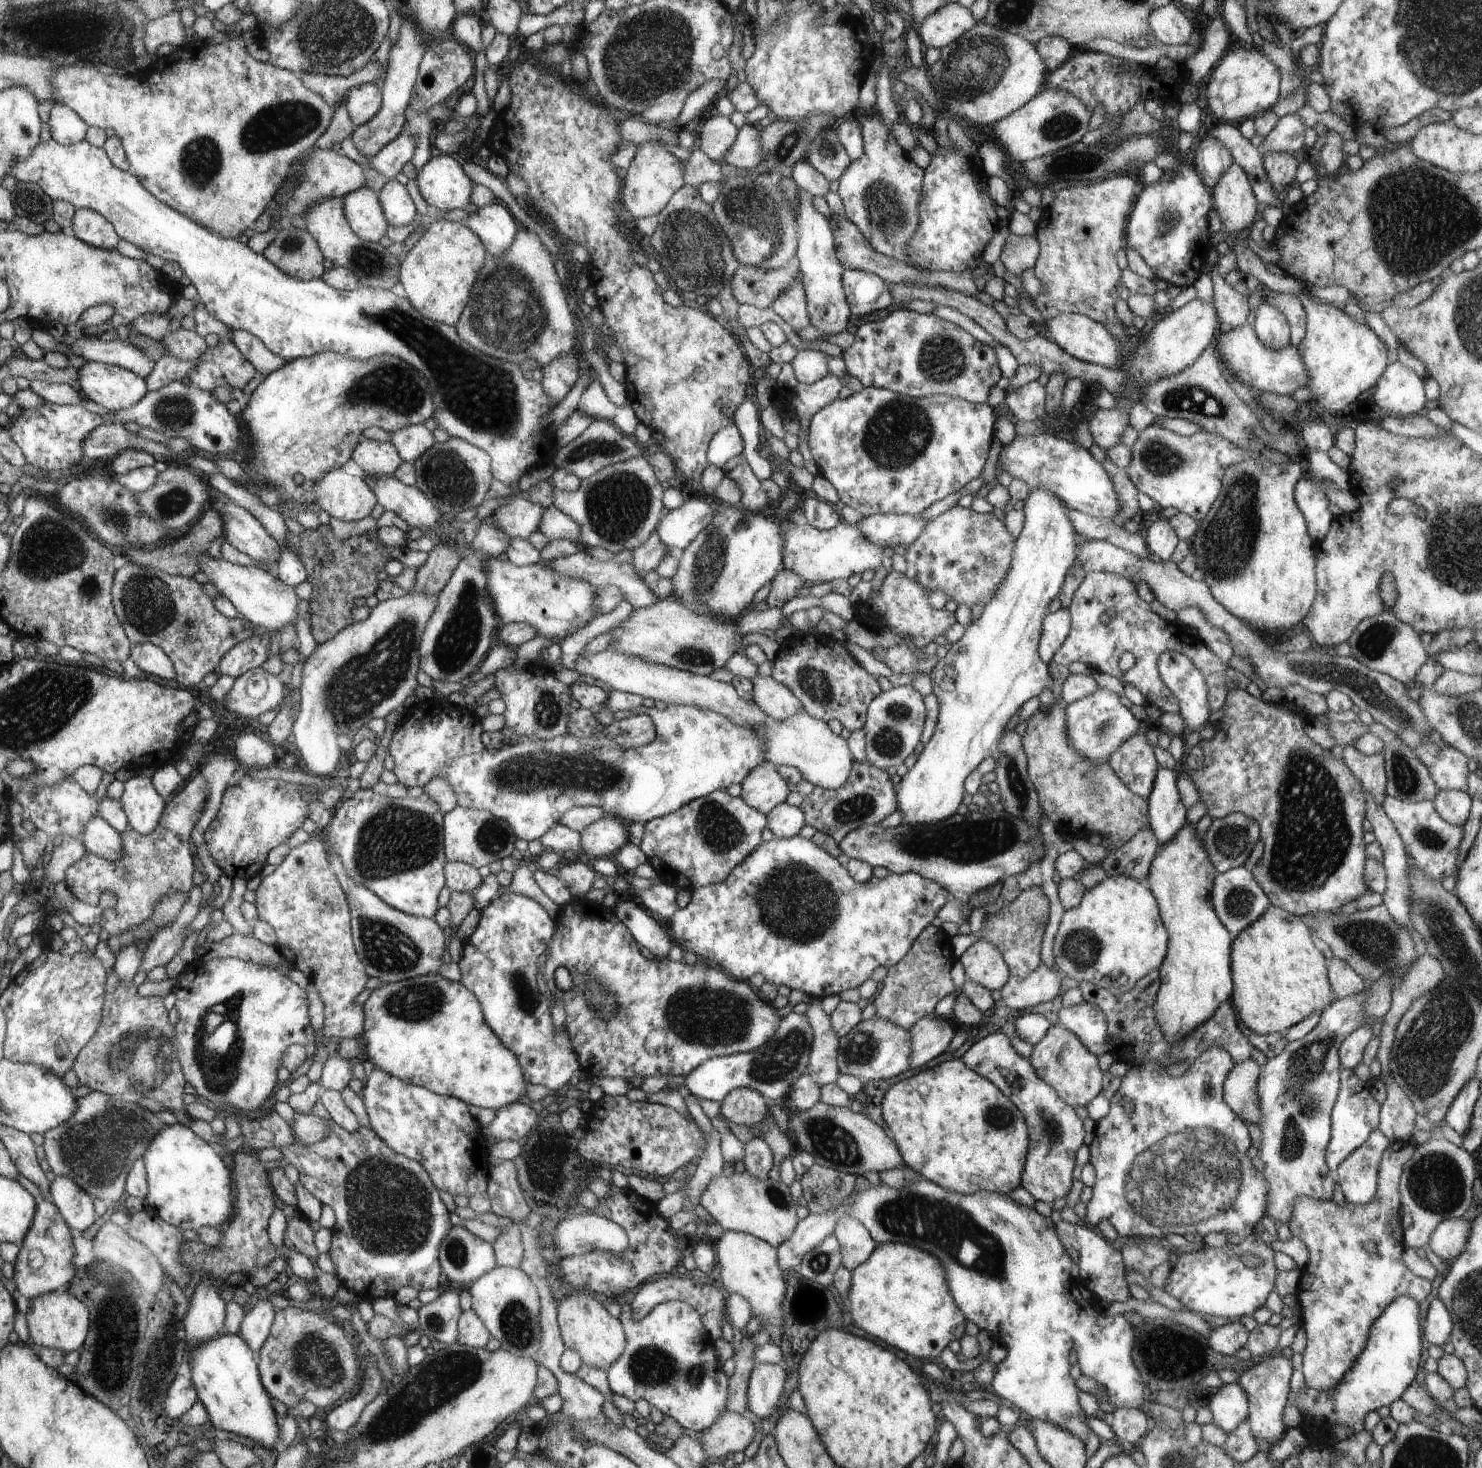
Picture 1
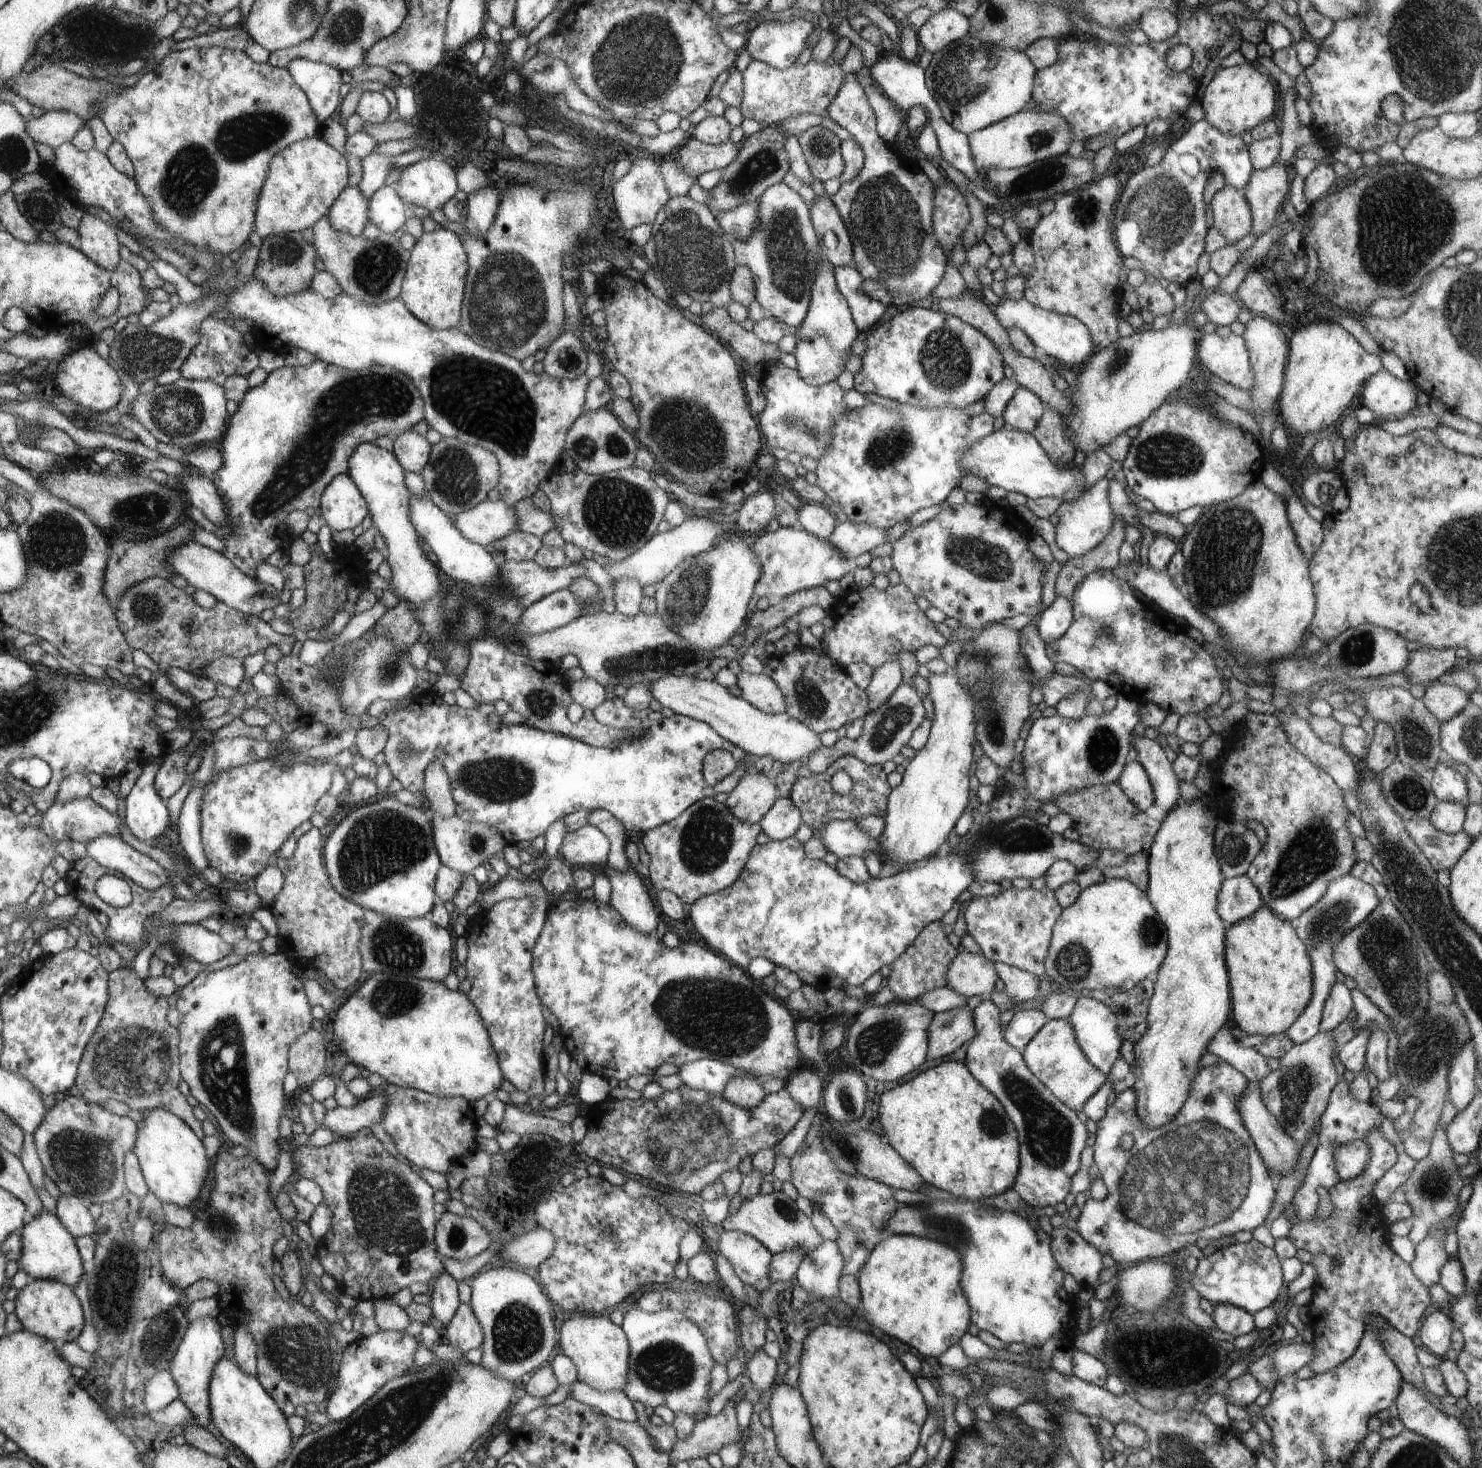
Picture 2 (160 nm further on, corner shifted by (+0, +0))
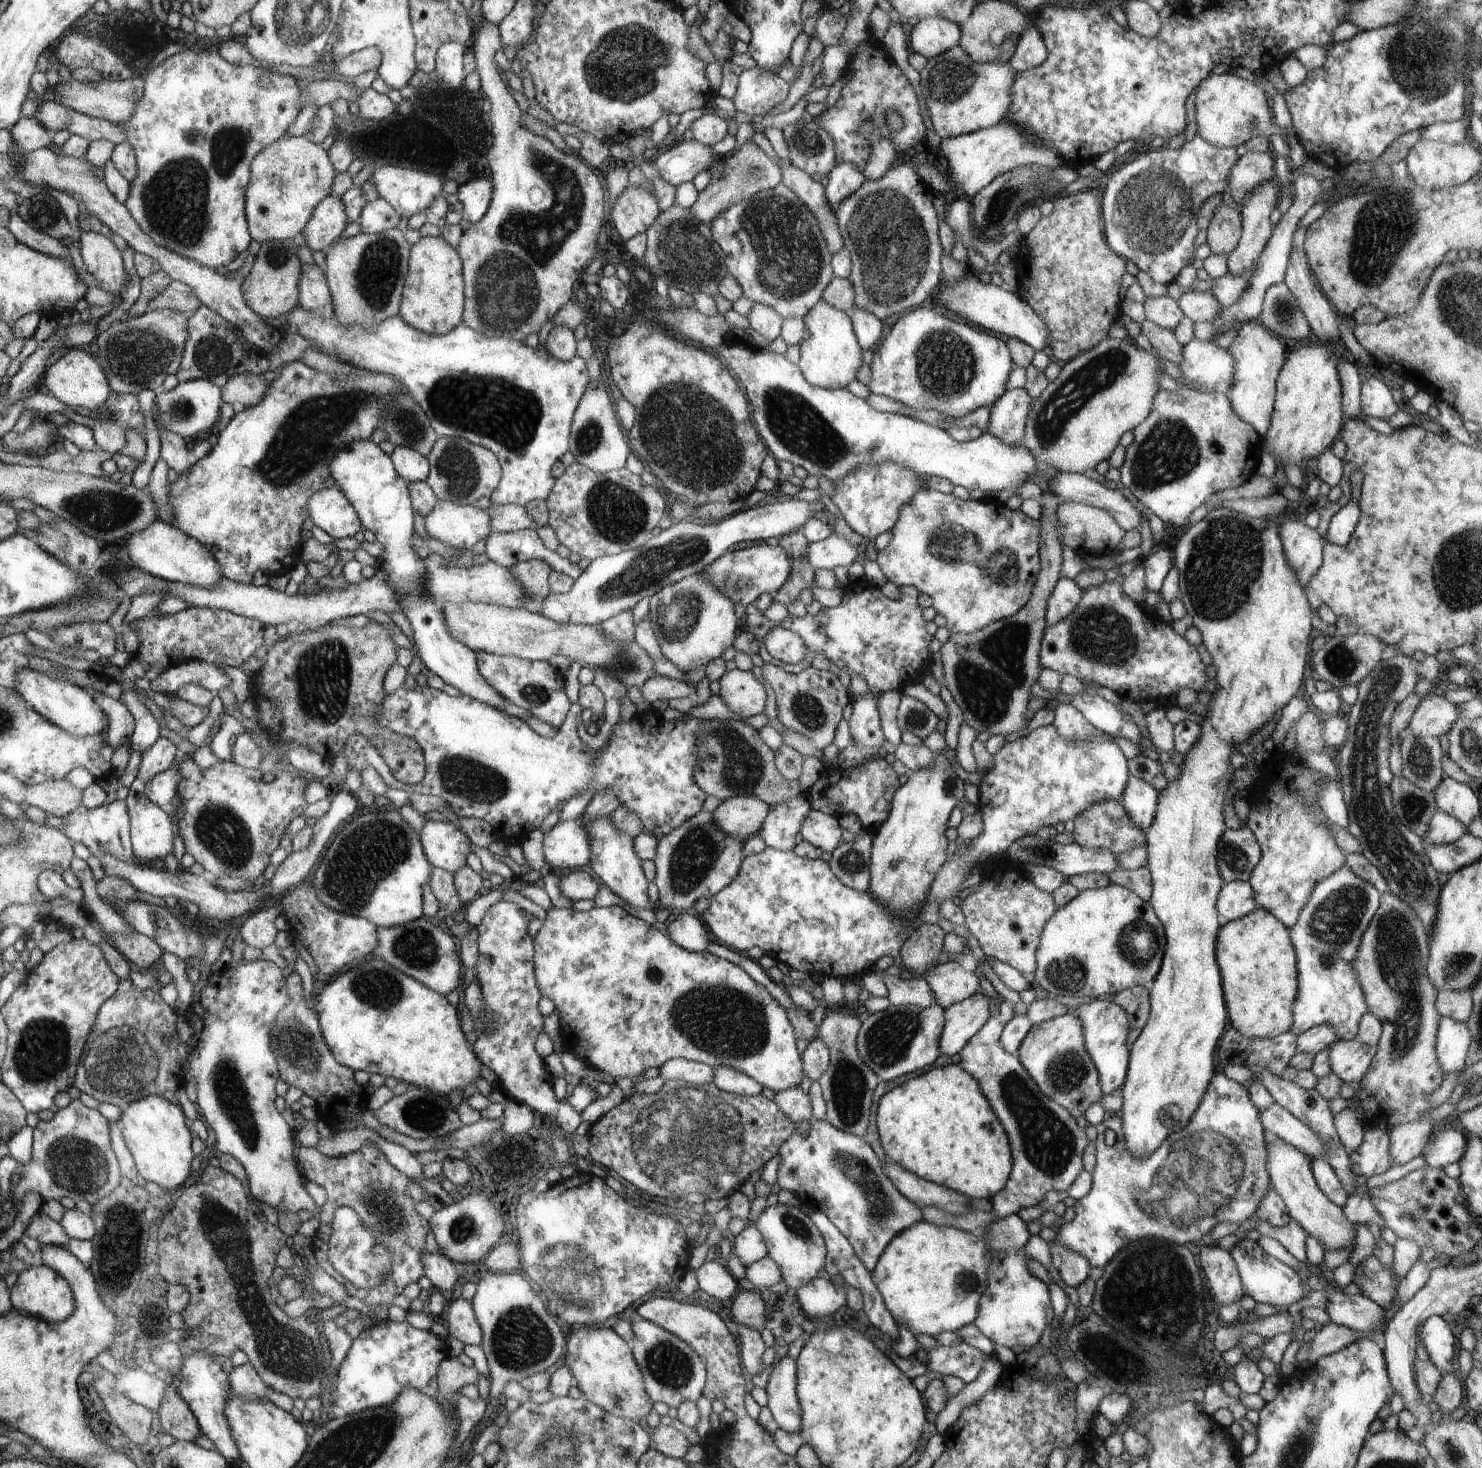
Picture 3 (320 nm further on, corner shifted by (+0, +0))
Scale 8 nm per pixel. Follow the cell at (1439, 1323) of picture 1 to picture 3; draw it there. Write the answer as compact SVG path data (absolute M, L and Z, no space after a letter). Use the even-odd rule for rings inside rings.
M1432 1315L1419 1330L1420 1345L1428 1352L1429 1361L1443 1374L1452 1373L1452 1360L1456 1355L1456 1338L1443 1317Z

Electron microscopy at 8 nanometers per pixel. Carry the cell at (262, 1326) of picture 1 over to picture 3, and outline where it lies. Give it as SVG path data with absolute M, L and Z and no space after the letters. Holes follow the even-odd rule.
M251 1363L233 1367L232 1372L228 1374L228 1382L231 1392L235 1395L240 1394L247 1399L272 1401L277 1407L289 1413L293 1408L293 1399L287 1394L279 1393L268 1387Z

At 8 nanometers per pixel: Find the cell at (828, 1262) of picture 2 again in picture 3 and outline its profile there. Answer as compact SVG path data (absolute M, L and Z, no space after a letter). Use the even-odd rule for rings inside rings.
M824 1274L813 1278L797 1291L801 1309L813 1319L830 1322L834 1312L847 1306L847 1289L844 1285Z

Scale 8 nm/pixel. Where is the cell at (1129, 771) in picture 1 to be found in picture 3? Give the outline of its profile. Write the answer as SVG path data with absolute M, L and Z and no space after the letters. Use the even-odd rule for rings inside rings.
M1130 777L1120 798L1120 803L1133 825L1146 832L1155 817L1159 792L1148 781Z

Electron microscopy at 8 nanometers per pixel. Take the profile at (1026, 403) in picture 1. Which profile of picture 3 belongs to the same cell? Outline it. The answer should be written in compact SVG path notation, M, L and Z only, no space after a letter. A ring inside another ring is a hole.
M1024 388L1007 390L991 406L991 417L984 432L1012 446L1022 443L1032 401Z

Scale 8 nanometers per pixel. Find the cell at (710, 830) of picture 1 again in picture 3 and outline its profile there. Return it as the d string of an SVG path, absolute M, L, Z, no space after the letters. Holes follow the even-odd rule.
M701 810L671 833L658 838L654 884L659 890L657 907L673 909L677 913L690 910L703 897L715 896L730 885L743 864L743 842L726 834L715 822L714 814Z

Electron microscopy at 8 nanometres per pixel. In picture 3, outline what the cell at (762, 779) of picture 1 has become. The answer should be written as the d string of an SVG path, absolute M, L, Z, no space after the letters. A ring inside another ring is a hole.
M740 795L722 801L712 814L726 834L746 843L758 834L768 813L768 804L764 801Z

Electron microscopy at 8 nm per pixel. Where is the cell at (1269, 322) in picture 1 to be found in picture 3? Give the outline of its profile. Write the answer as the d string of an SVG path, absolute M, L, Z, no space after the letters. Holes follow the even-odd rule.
M1254 320L1239 325L1237 336L1226 349L1234 359L1234 380L1227 392L1230 392L1230 404L1236 416L1253 426L1260 436L1265 435L1271 421L1277 378L1287 356L1285 345L1272 331Z

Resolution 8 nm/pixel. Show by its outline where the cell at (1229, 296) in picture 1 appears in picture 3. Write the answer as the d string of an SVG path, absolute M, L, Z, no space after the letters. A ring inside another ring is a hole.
M1189 291L1179 300L1182 312L1192 322L1212 320L1223 308L1218 299L1208 291Z

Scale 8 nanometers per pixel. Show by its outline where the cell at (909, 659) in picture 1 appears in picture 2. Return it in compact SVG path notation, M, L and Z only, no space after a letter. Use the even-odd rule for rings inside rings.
M890 659L886 664L873 670L867 692L869 714L882 706L902 683L902 674L898 660Z

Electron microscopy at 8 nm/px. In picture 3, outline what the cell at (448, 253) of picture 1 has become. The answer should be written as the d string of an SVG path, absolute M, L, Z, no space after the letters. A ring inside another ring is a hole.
M422 237L411 246L410 268L403 286L399 315L412 328L429 335L445 335L463 320L465 303L463 264L456 249L442 237Z

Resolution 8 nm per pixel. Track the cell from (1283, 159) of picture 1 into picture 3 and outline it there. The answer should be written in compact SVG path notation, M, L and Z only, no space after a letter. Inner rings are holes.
M1273 179L1262 183L1250 197L1246 198L1246 202L1240 210L1242 236L1240 237L1238 246L1227 256L1228 273L1233 277L1241 277L1259 260L1261 252L1273 233L1274 224L1270 222L1270 213L1278 206L1277 202L1279 201L1280 194L1279 184Z

